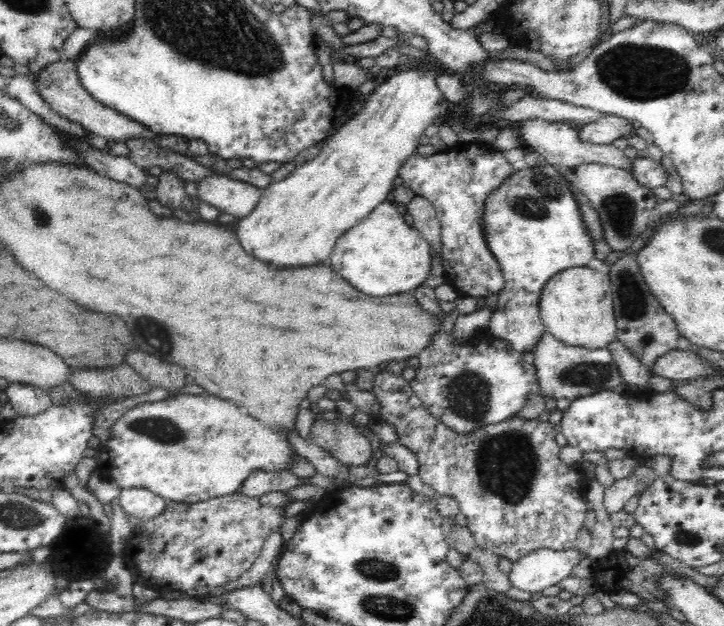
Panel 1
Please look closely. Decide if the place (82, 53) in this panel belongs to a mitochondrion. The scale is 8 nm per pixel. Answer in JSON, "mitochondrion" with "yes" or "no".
{"mitochondrion":"no"}

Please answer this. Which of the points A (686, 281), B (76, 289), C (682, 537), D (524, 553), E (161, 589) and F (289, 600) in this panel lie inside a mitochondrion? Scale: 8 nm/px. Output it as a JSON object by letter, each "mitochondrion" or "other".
{"A":"other","B":"other","C":"mitochondrion","D":"other","E":"other","F":"other"}

